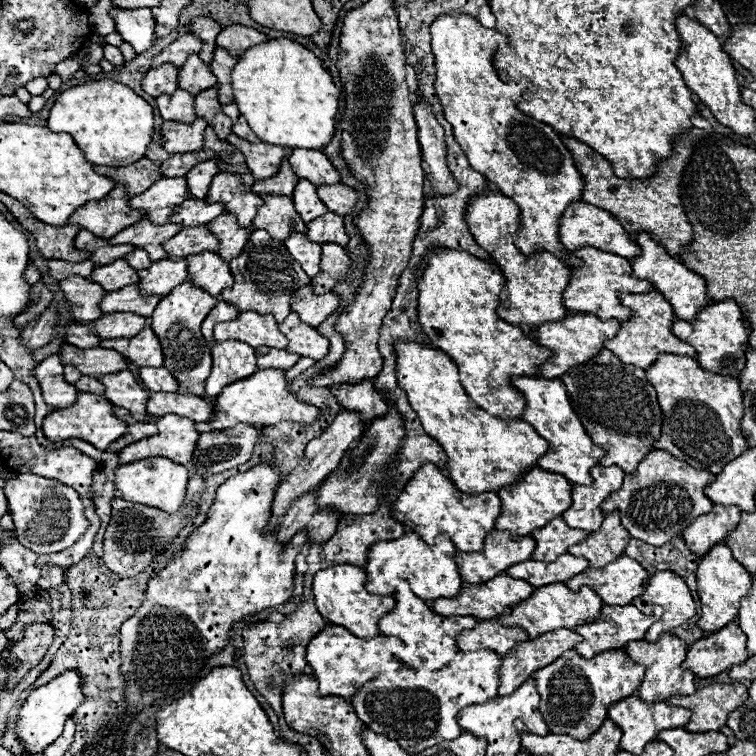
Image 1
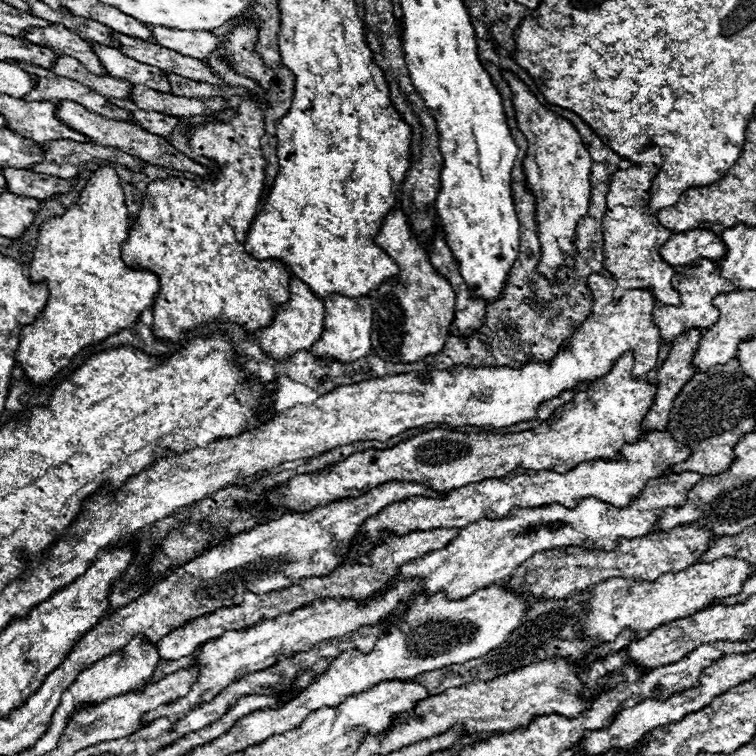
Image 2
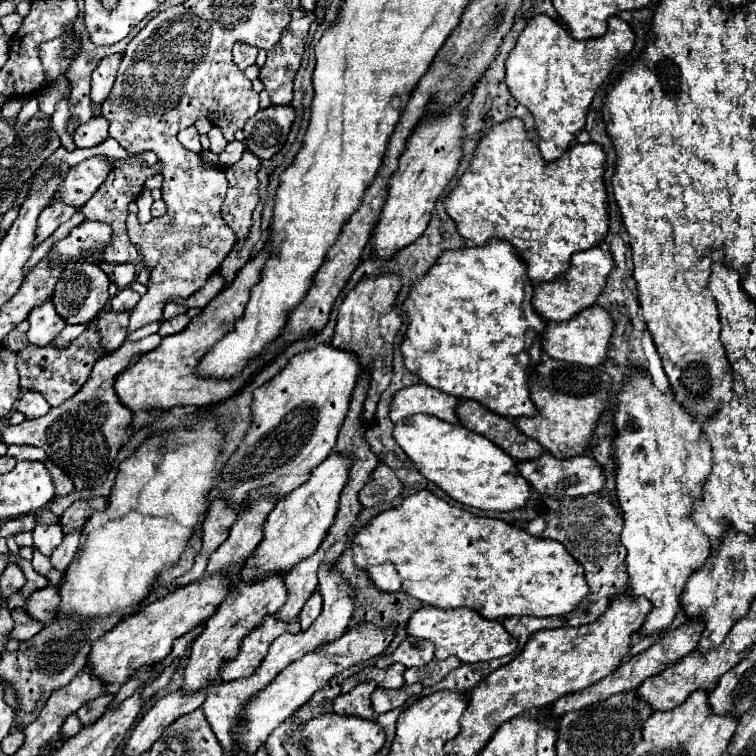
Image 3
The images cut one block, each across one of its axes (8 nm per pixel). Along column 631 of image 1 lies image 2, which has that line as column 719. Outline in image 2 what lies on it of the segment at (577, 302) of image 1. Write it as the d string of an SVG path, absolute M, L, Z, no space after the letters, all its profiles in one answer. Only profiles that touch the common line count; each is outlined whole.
M706 258L694 260L690 266L678 268L672 282L674 282L672 286L680 292L680 304L678 306L658 304L656 312L654 312L654 324L660 328L660 334L662 334L664 342L674 340L672 336L680 336L686 328L704 328L704 330L708 330L720 318L720 310L712 304L714 296L718 296L722 292L736 292L736 286L730 284L730 280L724 280L720 276L718 262L712 262L712 260L706 260Z

